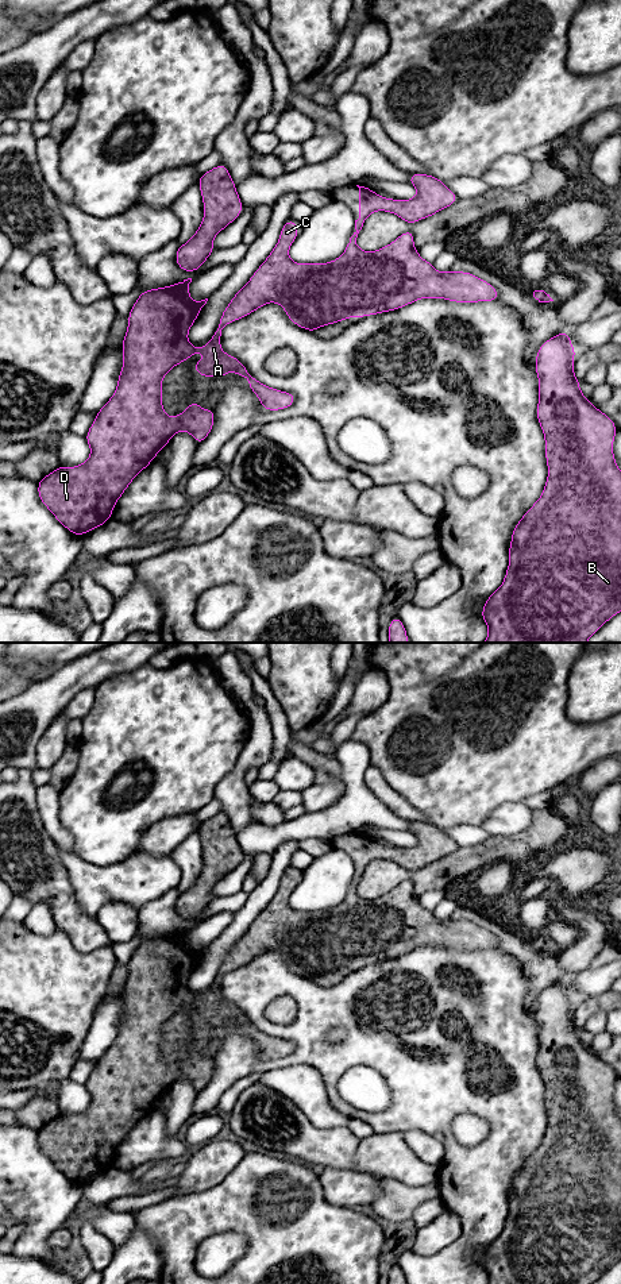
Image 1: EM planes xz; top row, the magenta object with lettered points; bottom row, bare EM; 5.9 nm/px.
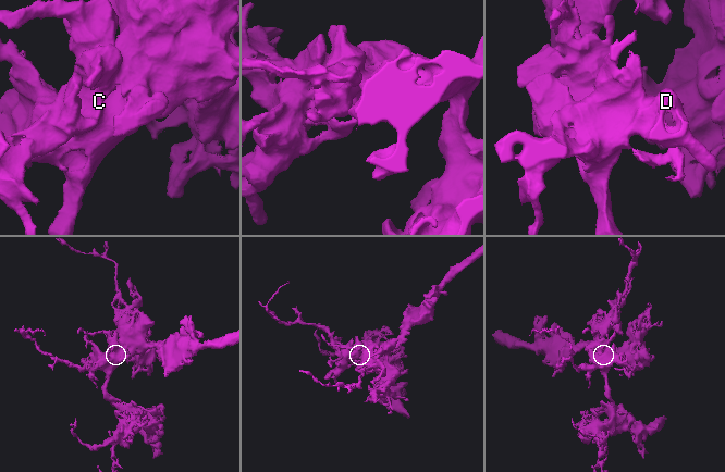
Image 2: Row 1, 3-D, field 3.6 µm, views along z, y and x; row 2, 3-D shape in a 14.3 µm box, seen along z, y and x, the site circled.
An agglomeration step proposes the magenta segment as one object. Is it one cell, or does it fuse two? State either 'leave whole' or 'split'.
leave whole

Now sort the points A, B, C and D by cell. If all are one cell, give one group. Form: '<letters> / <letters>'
A B C D

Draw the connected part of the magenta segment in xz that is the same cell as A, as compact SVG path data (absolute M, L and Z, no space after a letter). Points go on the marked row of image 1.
M410 174L409 184L417 189L417 196L410 200L386 198L369 188L356 185L359 188L356 231L350 238L344 252L327 263L296 263L289 258L289 248L298 236L298 225L292 219L288 220L273 251L248 282L232 297L223 311L213 336L202 347L193 347L188 340L190 327L208 301L205 298L197 302L190 298L189 284L192 278L143 290L127 317L128 328L122 342L124 363L119 374L117 387L97 412L85 436L90 446L89 459L74 467L59 466L38 482L38 496L57 521L78 537L99 528L111 518L117 500L134 478L153 462L177 432L190 433L197 444L207 439L213 428L213 409L201 409L200 404L193 401L181 414L169 417L162 406L163 377L174 366L188 360L193 352L209 355L194 365L194 373L200 373L204 378L223 378L230 371L235 371L239 377L248 379L248 387L256 394L263 409L281 410L294 404L294 394L261 383L239 359L220 348L224 327L263 305L279 304L293 324L313 332L327 324L335 324L352 316L363 319L366 315L374 316L400 309L420 298L446 298L454 302L497 301L497 289L479 277L466 271L440 273L433 267L433 263L424 261L413 246L414 235L410 230L373 252L363 251L356 246L358 234L373 212L392 212L410 225L451 207L458 200L458 196L441 180L429 174Z

